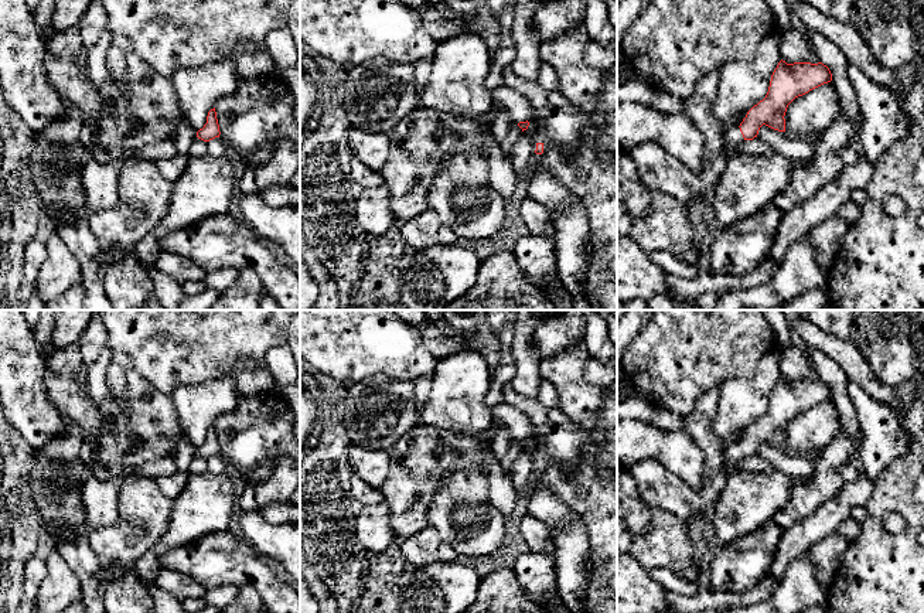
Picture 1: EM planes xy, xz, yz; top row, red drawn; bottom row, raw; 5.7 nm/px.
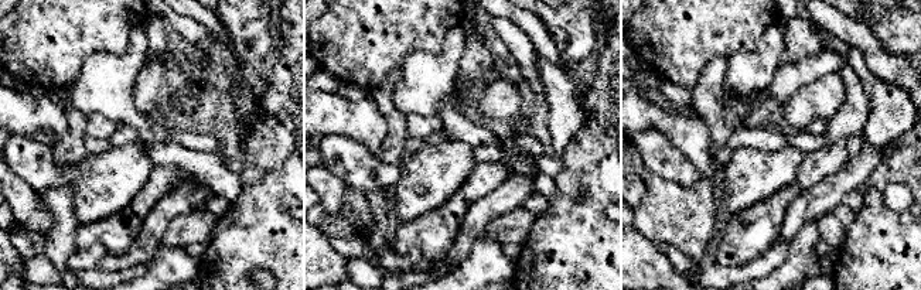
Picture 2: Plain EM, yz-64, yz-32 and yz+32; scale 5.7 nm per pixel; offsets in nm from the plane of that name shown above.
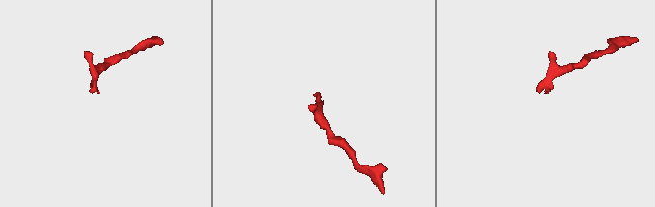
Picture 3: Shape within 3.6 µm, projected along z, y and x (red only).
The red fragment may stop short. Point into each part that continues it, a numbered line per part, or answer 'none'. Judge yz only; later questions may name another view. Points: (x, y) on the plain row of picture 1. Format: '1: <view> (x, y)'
1: yz (733, 453)

